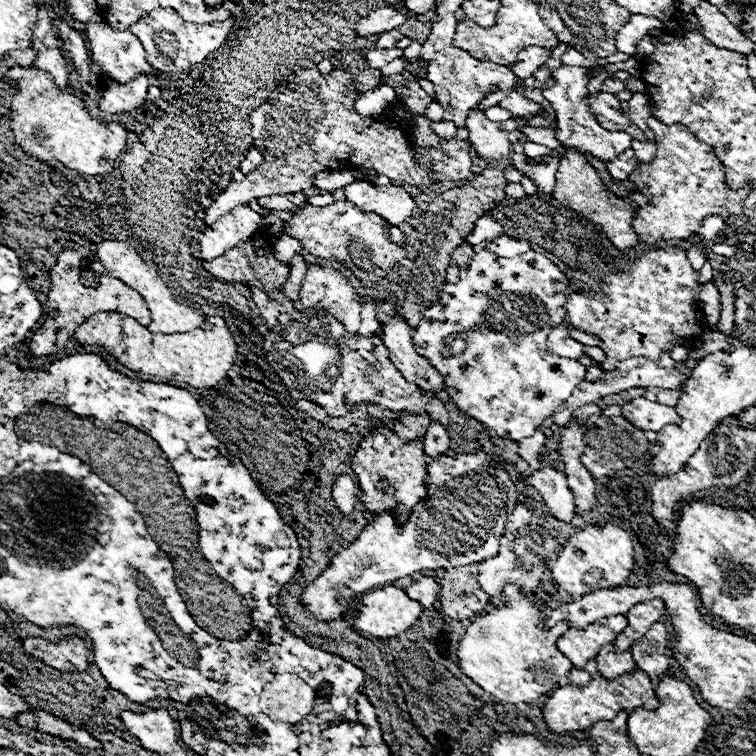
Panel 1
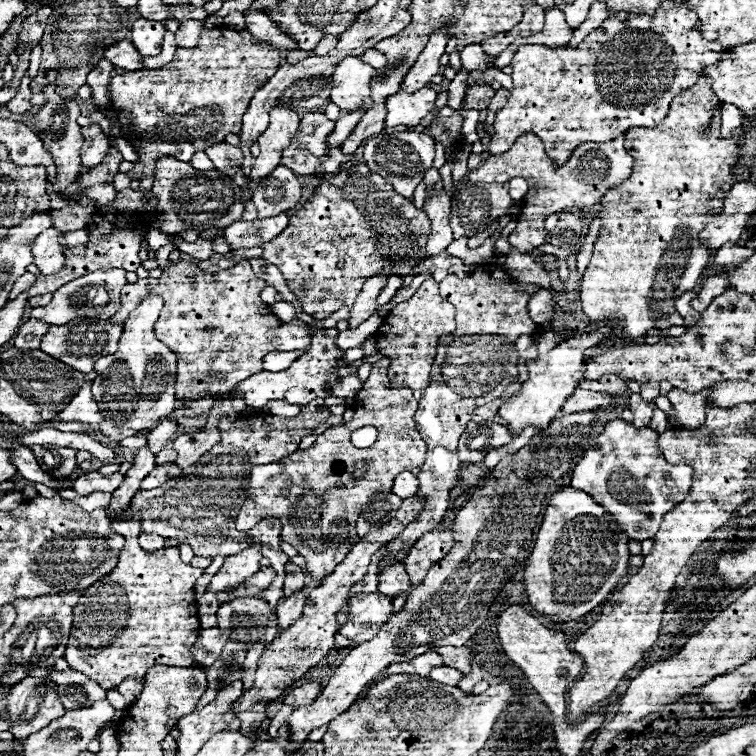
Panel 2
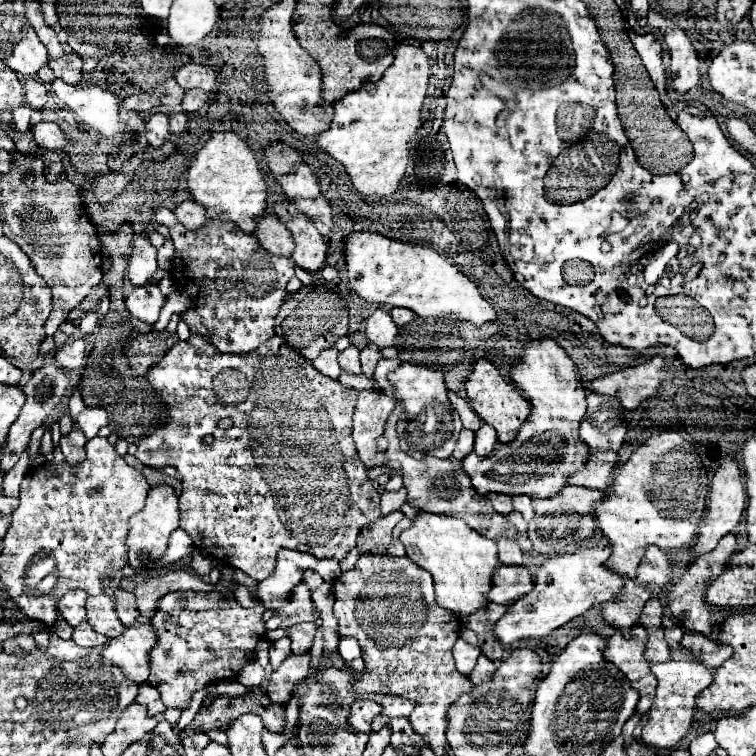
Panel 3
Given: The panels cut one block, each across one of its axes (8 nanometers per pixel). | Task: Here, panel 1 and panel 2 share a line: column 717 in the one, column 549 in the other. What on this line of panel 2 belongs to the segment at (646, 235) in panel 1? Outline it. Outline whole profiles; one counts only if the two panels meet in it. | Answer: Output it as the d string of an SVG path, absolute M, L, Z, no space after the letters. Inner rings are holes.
M522 134L508 152L504 154L490 154L476 170L470 172L472 182L498 183L500 180L512 180L516 176L528 180L530 188L522 200L522 212L516 230L508 236L508 242L516 246L520 252L530 252L532 248L544 244L547 232L544 220L570 206L588 208L600 202L608 188L620 184L628 178L632 170L632 158L624 148L624 136L618 136L610 142L584 142L582 146L574 148L568 162L564 166L554 166L548 158L544 144L535 134Z

